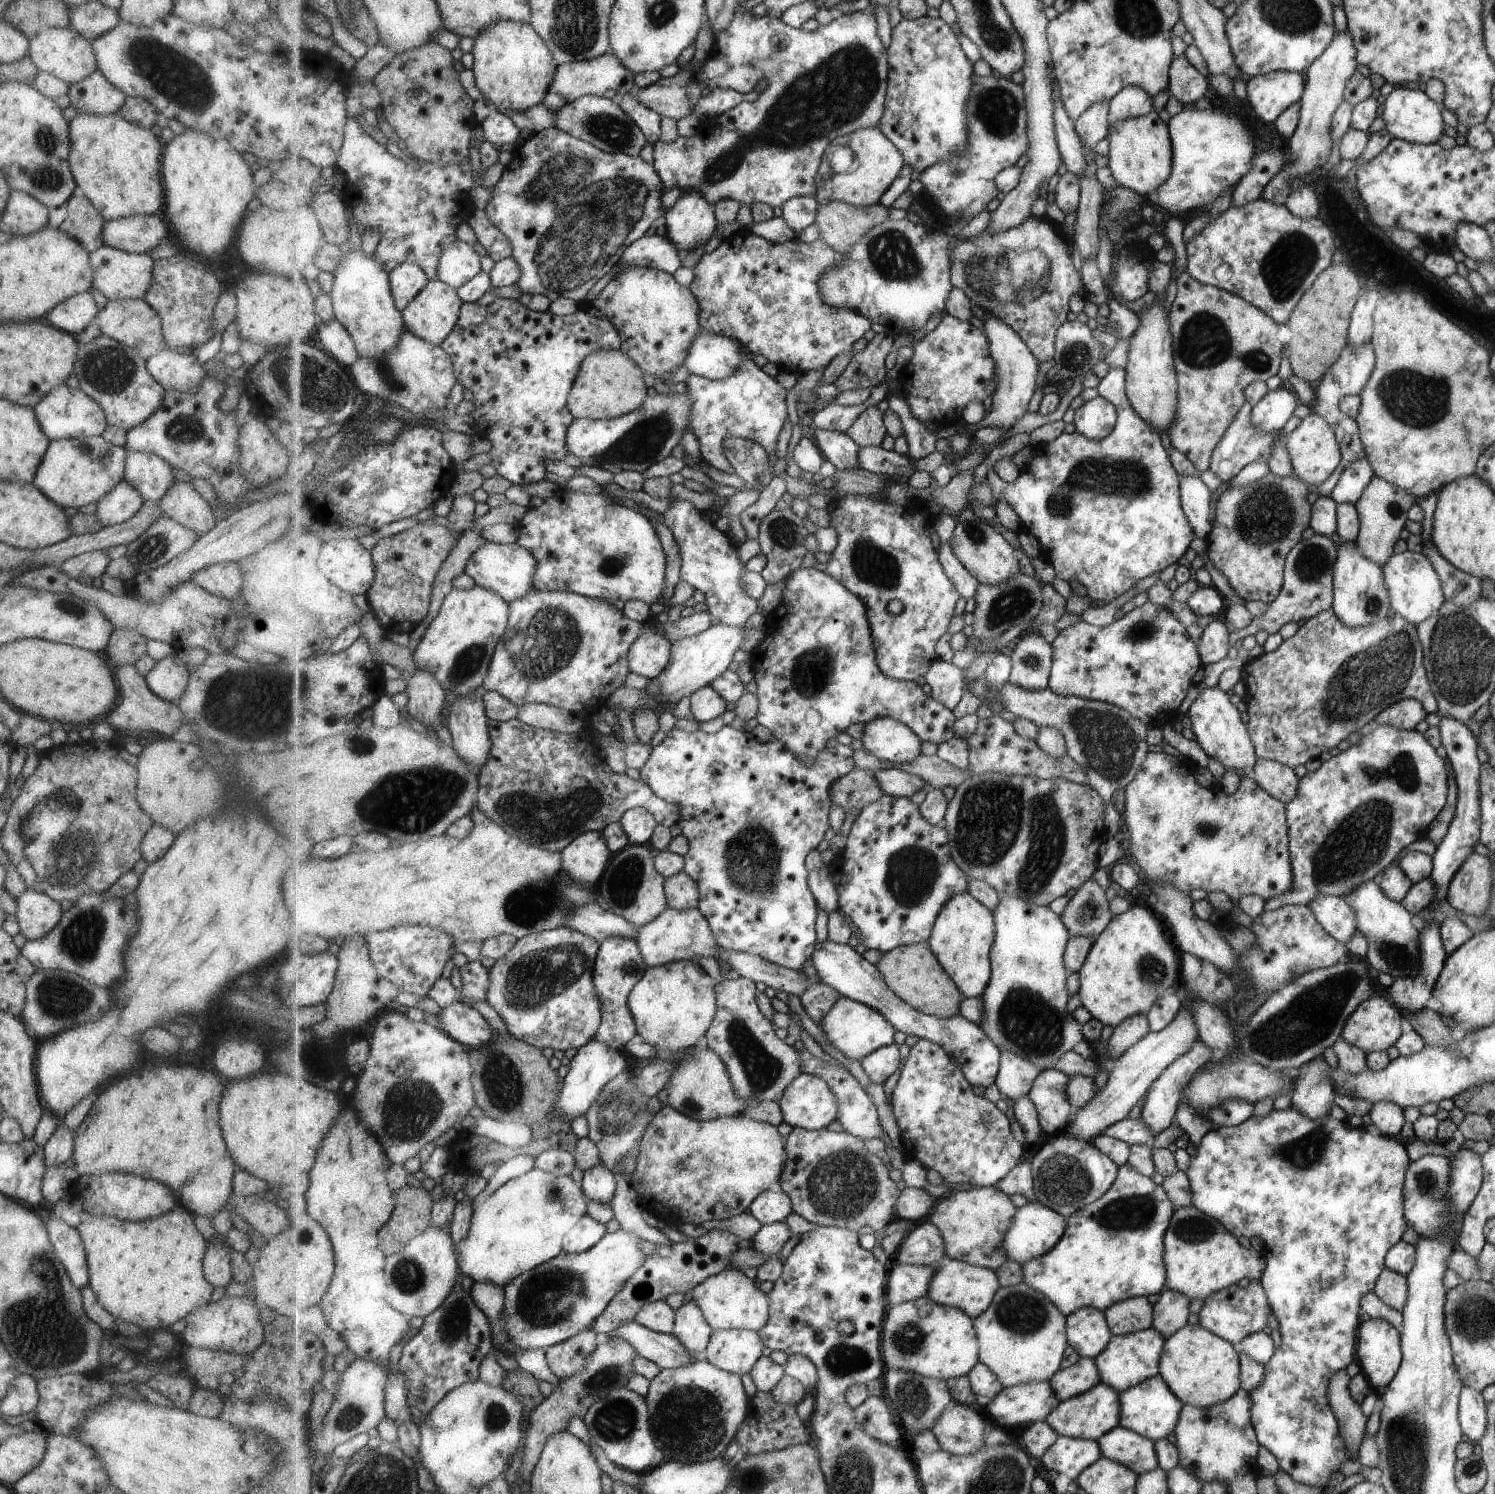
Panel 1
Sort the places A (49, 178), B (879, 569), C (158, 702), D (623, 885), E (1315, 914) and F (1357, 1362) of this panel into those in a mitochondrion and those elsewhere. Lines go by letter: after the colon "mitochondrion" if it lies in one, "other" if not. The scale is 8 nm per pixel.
A: mitochondrion
B: mitochondrion
C: other
D: mitochondrion
E: other
F: other

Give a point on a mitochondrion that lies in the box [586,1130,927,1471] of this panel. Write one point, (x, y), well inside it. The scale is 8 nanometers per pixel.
(695, 1416)

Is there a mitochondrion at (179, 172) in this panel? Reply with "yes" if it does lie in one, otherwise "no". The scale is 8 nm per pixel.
no

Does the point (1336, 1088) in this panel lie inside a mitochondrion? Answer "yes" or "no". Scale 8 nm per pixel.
no

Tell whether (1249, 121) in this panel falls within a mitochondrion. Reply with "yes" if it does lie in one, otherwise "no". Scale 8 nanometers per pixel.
no

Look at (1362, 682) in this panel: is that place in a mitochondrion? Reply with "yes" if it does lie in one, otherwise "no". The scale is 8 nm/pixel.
yes

